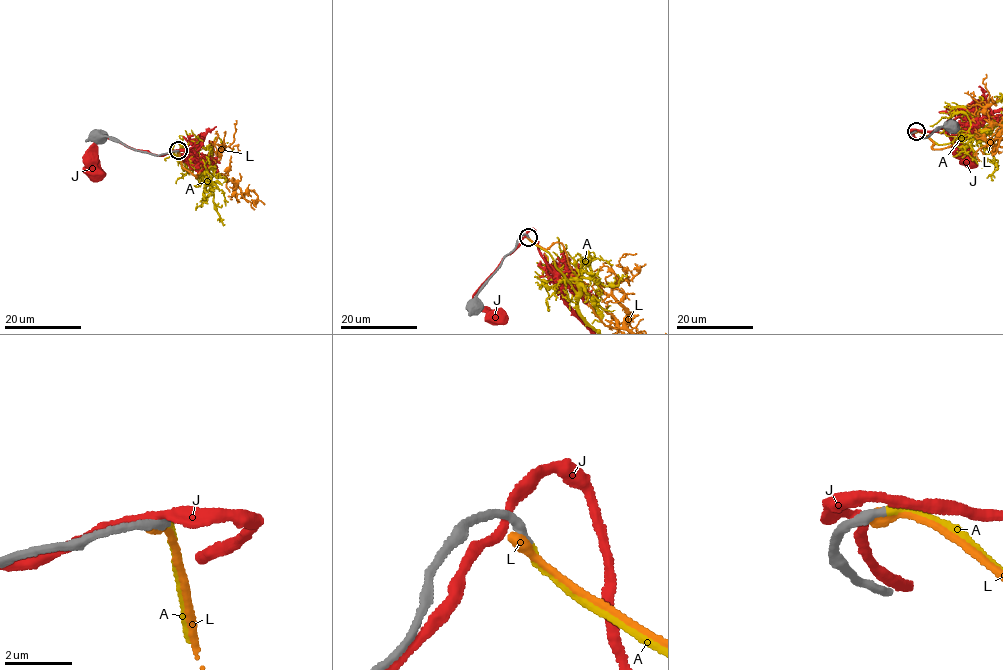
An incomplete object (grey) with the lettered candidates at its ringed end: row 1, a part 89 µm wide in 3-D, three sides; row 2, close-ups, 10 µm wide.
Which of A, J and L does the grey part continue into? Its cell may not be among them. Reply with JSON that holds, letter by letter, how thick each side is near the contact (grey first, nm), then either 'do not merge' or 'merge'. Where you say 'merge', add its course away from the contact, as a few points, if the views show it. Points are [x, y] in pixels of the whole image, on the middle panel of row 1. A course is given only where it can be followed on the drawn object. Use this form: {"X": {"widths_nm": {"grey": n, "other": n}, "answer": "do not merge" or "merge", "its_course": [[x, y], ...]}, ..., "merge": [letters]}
{"A": {"widths_nm": {"grey": 280, "other": 220}, "answer": "merge"}, "J": {"widths_nm": {"grey": 360, "other": 280}, "answer": "do not merge"}, "L": {"widths_nm": {"grey": 320, "other": 400}, "answer": "do not merge"}, "merge": ["A"]}

